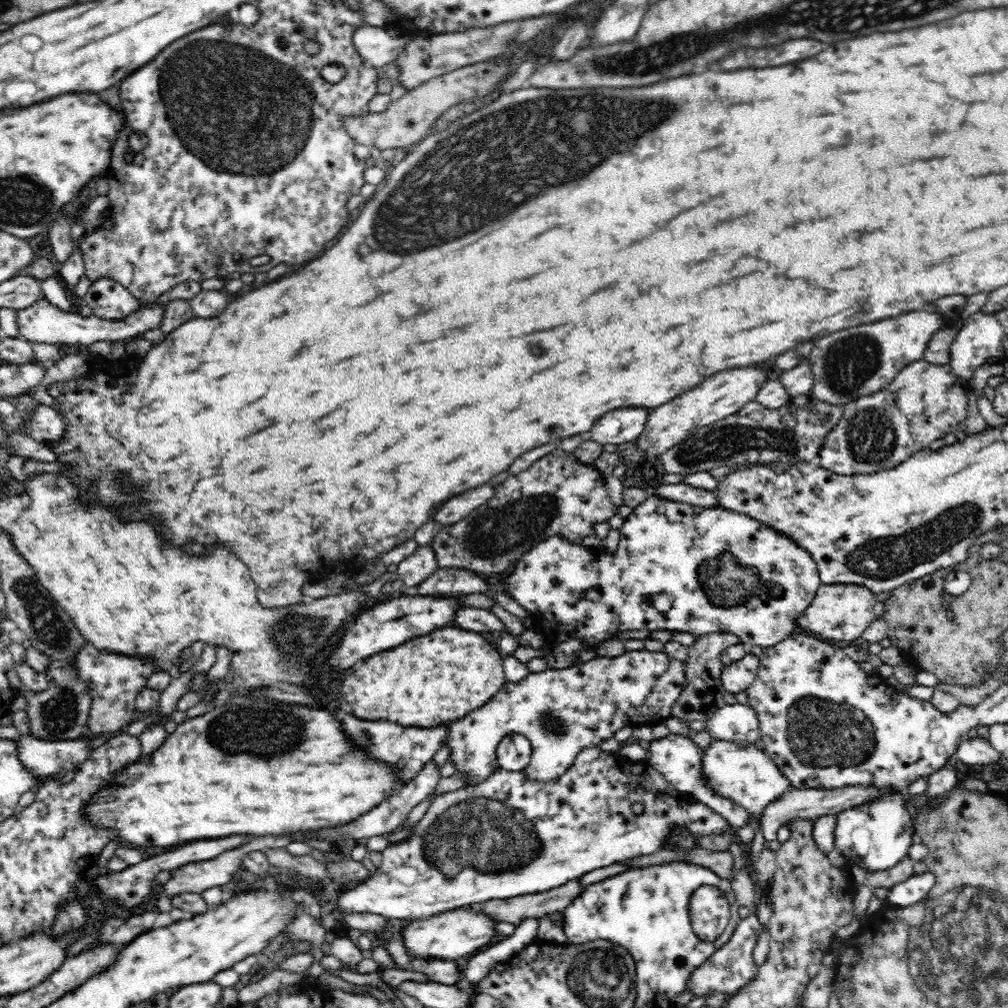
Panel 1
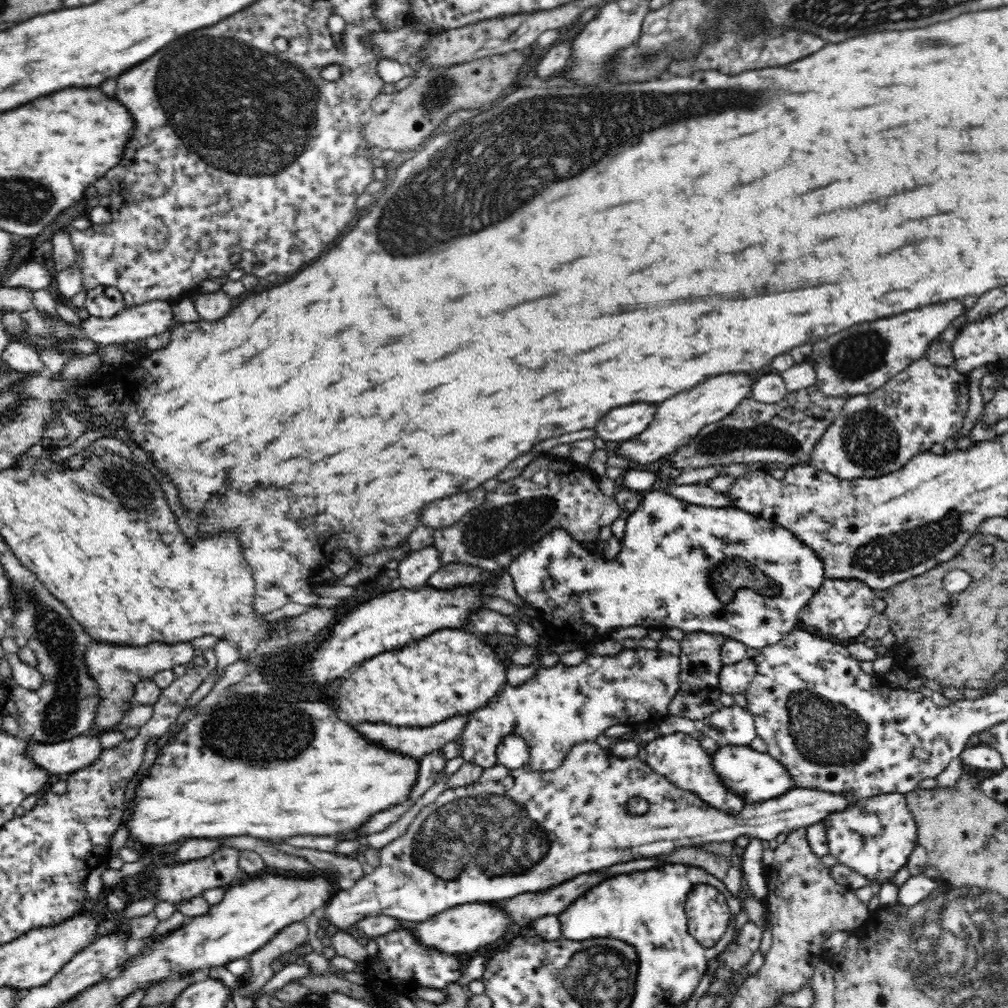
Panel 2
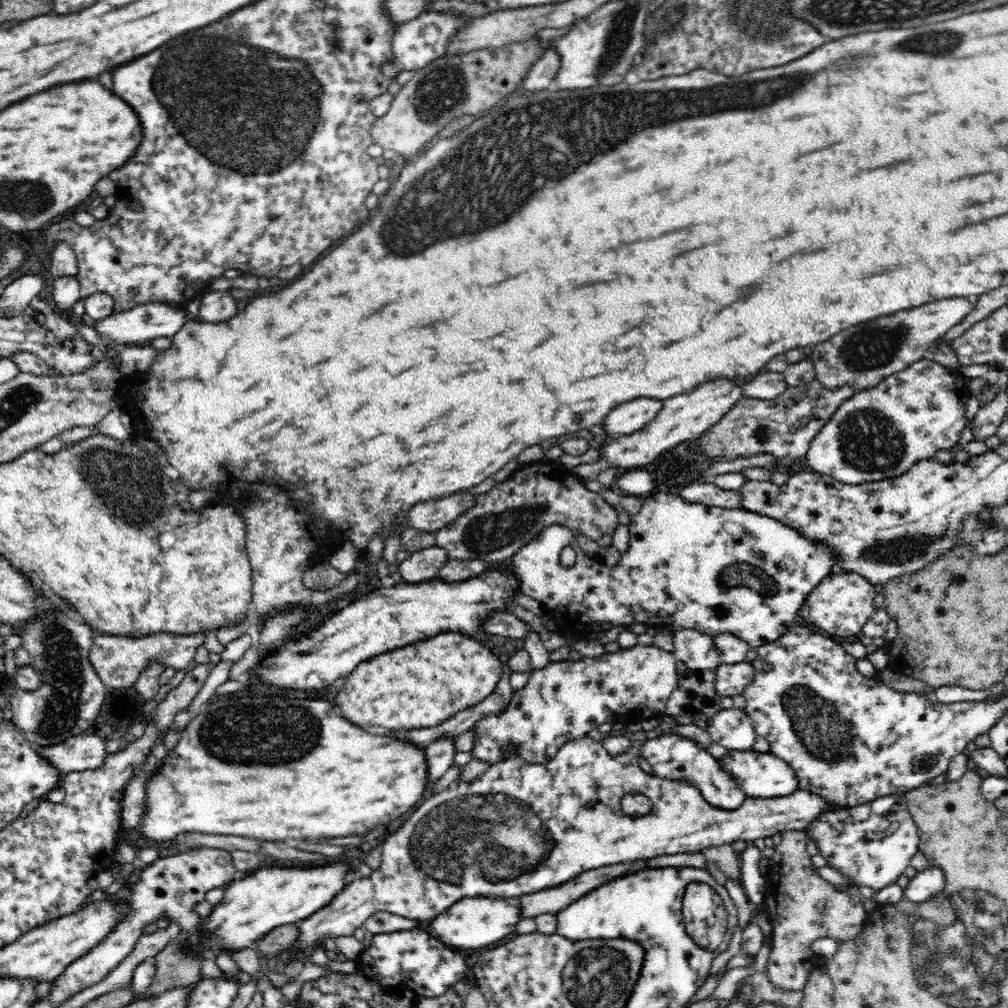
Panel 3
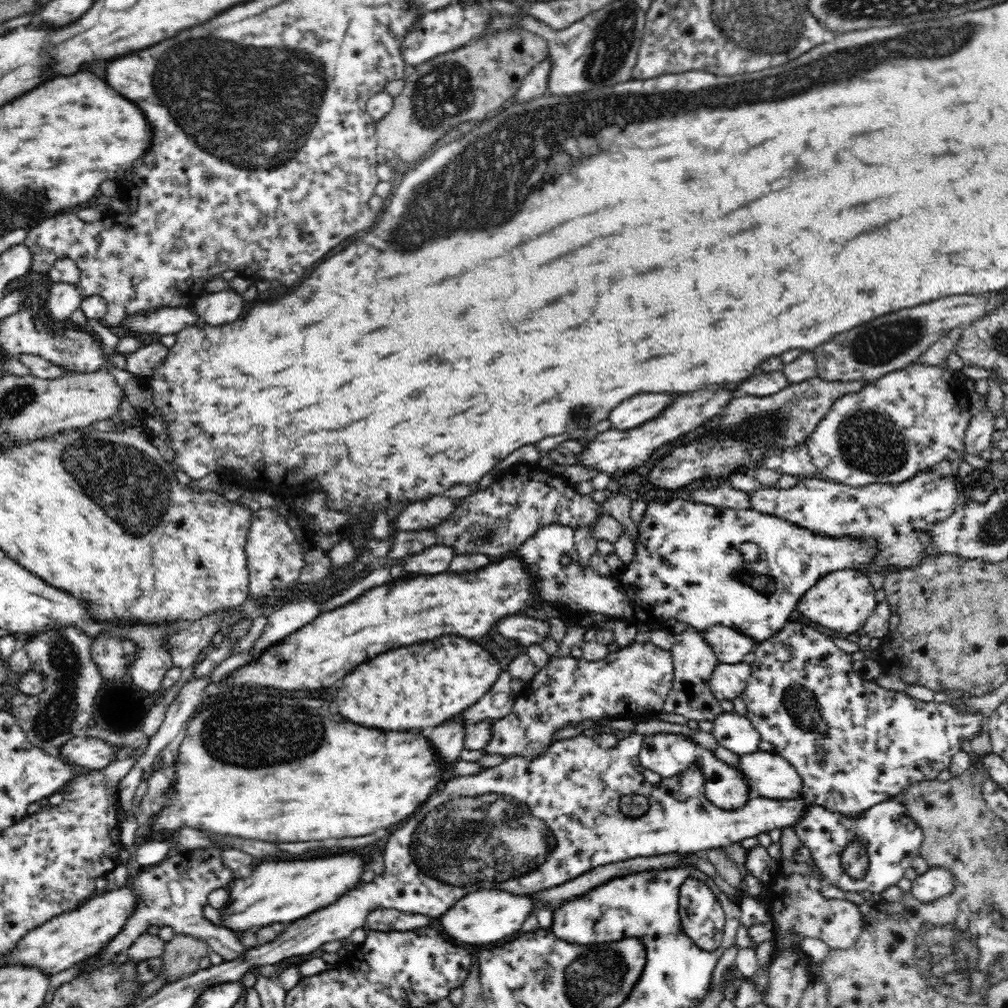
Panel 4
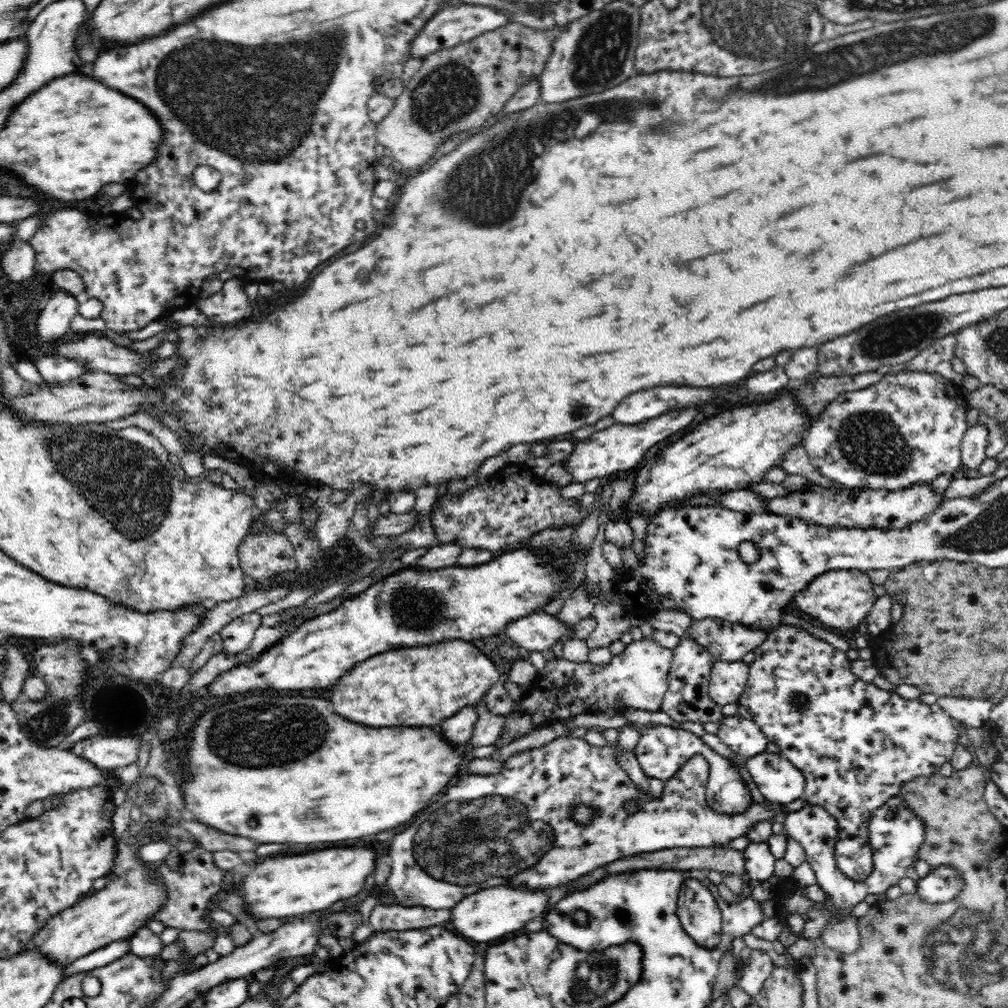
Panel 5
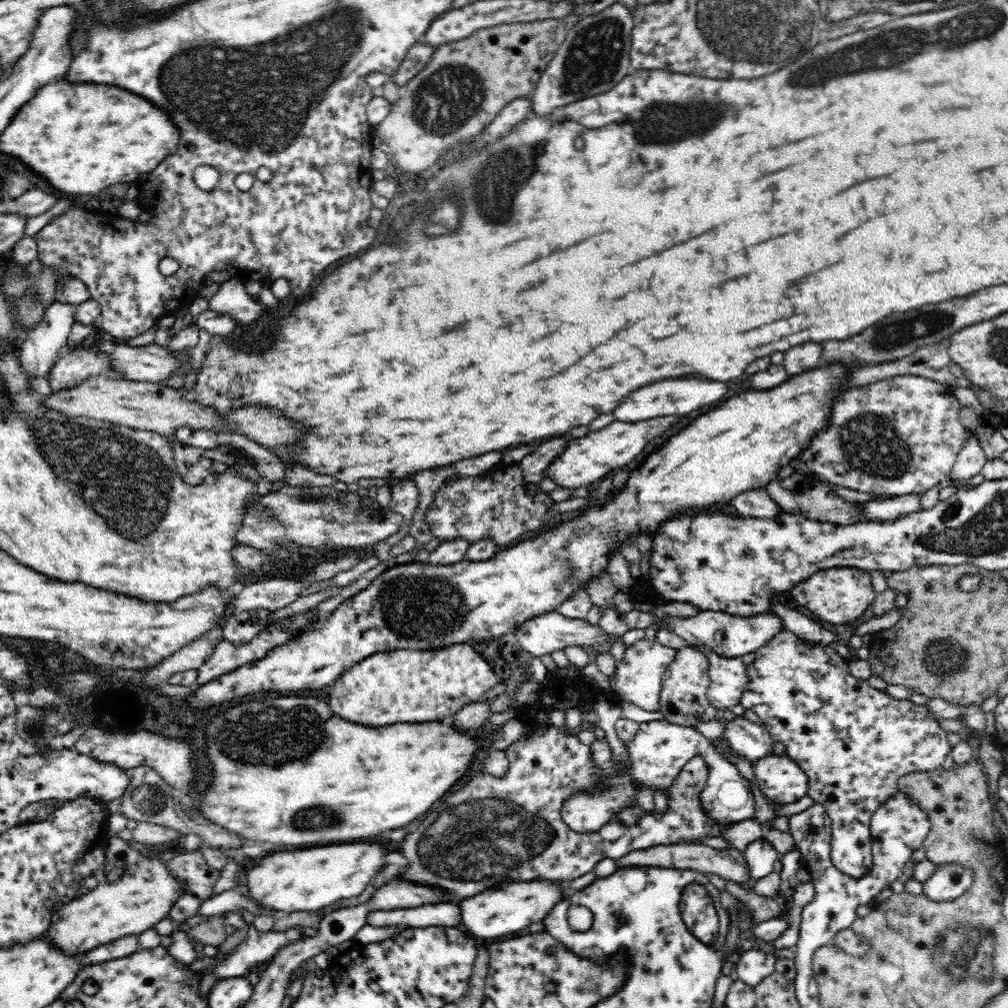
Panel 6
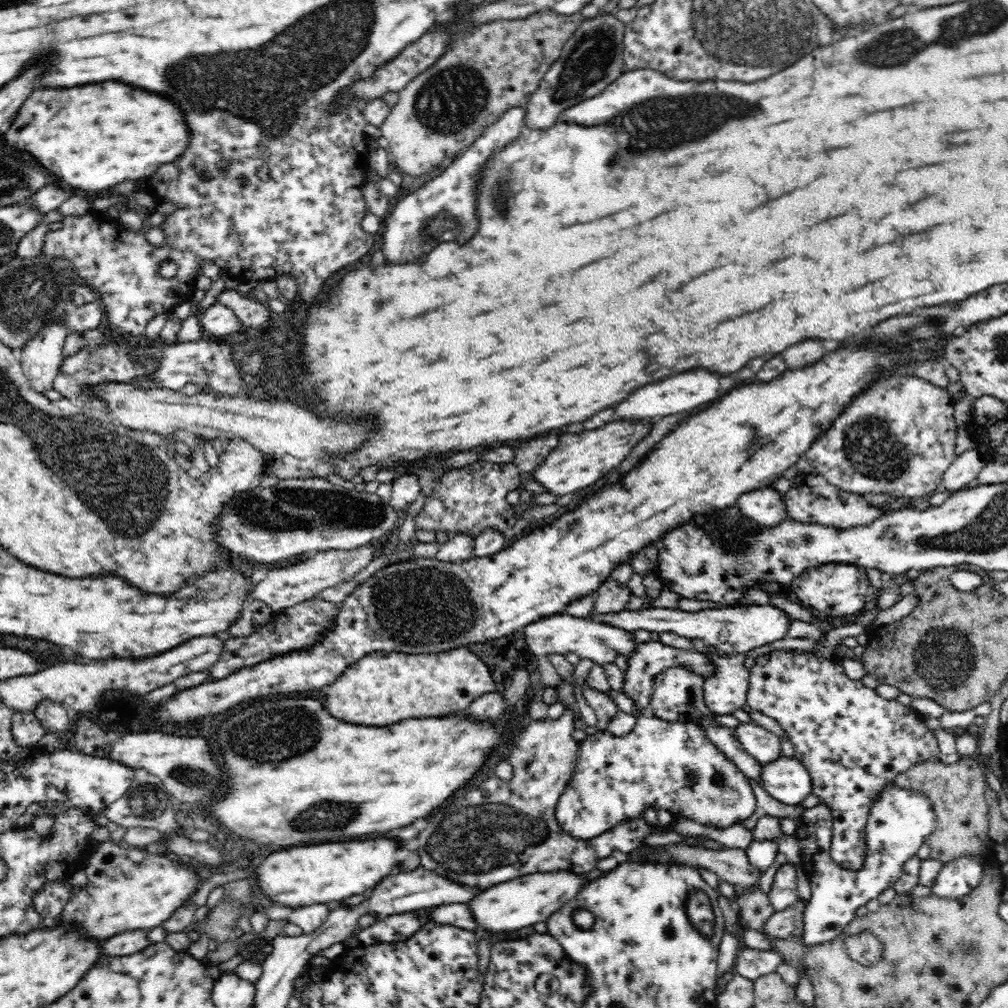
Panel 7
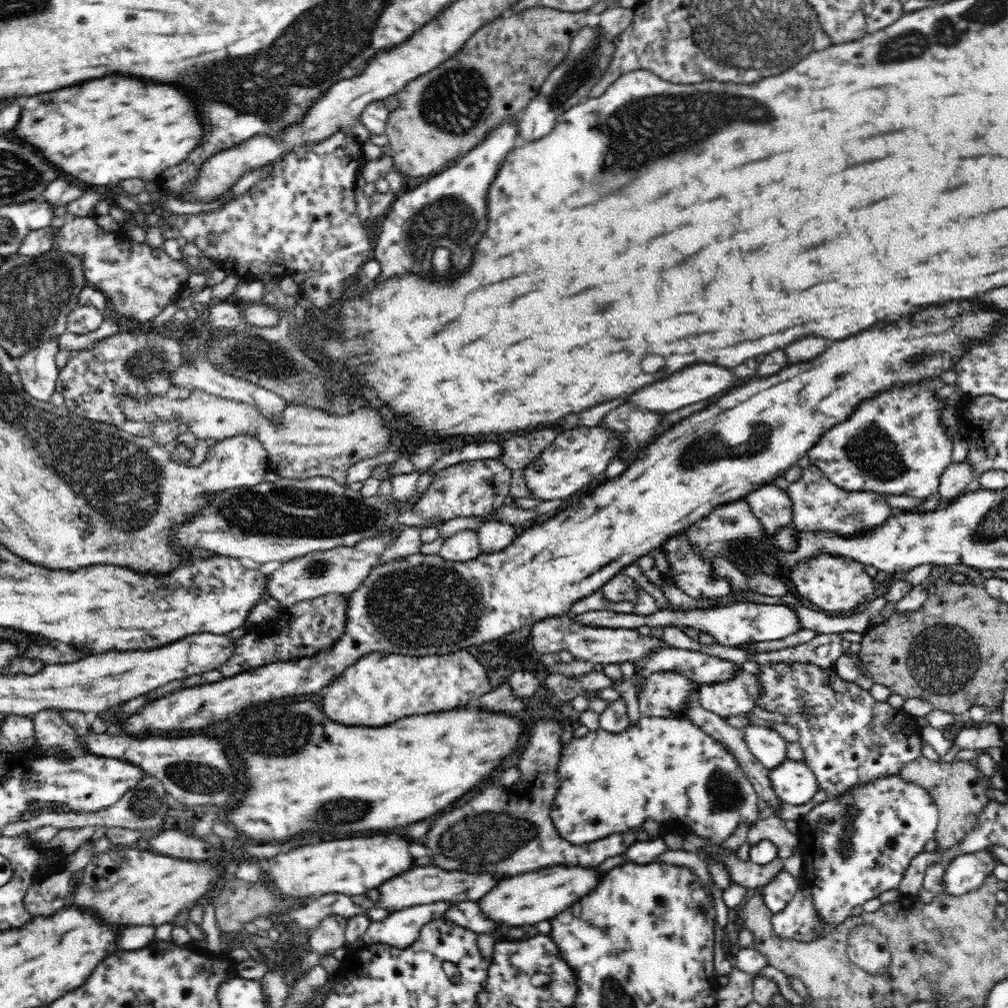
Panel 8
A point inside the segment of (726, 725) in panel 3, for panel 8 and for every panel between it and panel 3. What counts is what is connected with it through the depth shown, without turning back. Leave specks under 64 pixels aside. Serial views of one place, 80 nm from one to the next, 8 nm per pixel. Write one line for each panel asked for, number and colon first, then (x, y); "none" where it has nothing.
4: (735, 732)
5: (745, 737)
6: (753, 741)
7: (765, 746)
8: (771, 749)

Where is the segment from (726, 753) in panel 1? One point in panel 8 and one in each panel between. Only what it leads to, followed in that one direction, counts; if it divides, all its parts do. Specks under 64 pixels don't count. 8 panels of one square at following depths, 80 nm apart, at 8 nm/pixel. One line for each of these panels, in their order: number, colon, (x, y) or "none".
2: (756, 776)
3: (760, 774)
4: (769, 775)
5: (780, 781)
6: (780, 778)
7: (786, 779)
8: (794, 782)

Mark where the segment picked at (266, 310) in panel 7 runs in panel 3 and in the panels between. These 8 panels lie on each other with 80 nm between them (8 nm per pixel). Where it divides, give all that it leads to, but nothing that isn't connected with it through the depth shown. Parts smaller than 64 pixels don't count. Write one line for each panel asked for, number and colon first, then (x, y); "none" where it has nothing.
3: (215, 306)
4: (217, 308)
5: (230, 305)
6: (232, 297)

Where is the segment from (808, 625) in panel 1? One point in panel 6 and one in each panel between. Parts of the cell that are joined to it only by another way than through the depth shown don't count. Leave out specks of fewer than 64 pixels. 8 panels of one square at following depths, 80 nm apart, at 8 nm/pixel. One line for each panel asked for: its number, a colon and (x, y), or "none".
2: (842, 608)
3: (843, 602)
4: (842, 600)
5: (841, 599)
6: (837, 595)

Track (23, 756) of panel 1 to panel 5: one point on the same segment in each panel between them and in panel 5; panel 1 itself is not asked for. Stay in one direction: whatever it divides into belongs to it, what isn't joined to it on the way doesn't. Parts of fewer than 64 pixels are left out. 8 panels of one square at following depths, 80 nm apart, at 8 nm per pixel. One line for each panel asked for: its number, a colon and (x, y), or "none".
2: (81, 751)
3: (87, 751)
4: (90, 753)
5: (108, 752)

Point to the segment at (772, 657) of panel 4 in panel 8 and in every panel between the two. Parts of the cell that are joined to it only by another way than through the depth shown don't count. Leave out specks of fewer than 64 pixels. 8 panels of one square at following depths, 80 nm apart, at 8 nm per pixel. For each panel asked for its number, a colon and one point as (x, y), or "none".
5: (856, 744)
6: (854, 742)
7: (853, 742)
8: (847, 737)

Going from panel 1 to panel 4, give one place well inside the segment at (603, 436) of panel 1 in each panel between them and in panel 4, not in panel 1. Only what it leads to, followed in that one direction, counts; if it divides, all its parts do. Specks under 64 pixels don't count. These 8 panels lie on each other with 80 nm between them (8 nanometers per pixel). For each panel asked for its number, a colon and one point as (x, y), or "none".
2: (625, 423)
3: (630, 417)
4: (635, 411)

